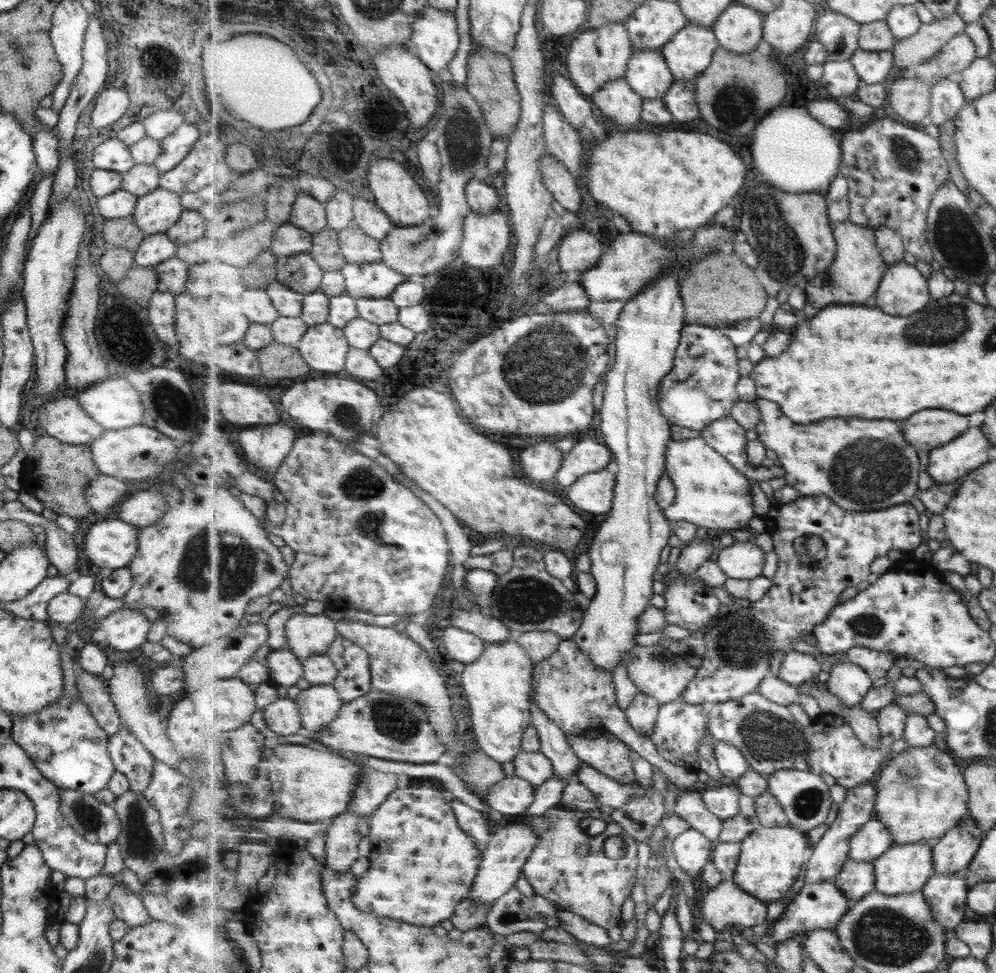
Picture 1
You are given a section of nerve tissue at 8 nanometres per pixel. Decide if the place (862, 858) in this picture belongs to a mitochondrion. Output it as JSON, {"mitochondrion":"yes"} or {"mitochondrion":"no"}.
{"mitochondrion":"no"}

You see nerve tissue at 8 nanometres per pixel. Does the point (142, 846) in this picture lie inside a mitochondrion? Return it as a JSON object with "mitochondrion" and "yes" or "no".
{"mitochondrion":"yes"}

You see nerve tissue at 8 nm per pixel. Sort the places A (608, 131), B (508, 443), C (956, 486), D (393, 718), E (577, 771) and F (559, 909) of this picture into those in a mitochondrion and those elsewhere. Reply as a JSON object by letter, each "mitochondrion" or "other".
{"A":"other","B":"other","C":"other","D":"mitochondrion","E":"other","F":"other"}

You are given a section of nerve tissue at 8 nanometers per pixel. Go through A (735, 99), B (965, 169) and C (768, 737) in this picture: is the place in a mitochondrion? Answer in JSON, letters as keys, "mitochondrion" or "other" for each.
{"A":"mitochondrion","B":"other","C":"mitochondrion"}

